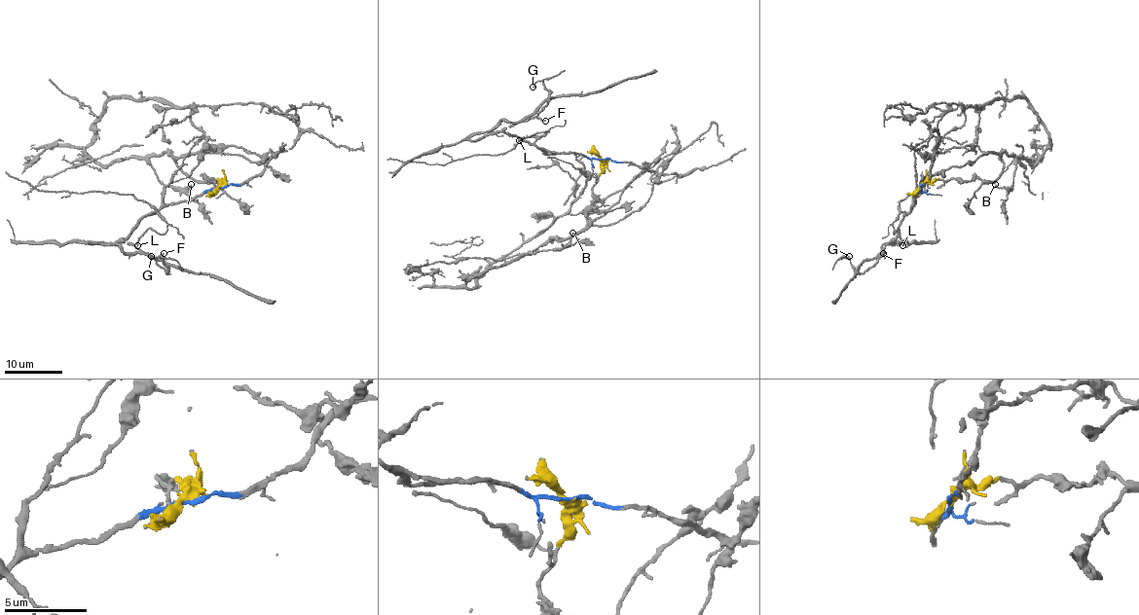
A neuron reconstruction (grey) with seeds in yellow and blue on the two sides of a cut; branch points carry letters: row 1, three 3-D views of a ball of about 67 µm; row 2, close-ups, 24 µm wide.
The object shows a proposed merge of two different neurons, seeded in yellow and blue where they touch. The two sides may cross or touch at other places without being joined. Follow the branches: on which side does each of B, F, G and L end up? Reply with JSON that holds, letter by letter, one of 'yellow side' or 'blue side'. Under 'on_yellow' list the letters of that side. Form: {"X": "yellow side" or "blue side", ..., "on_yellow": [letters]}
{"B": "yellow side", "F": "blue side", "G": "blue side", "L": "blue side", "on_yellow": ["B"]}

